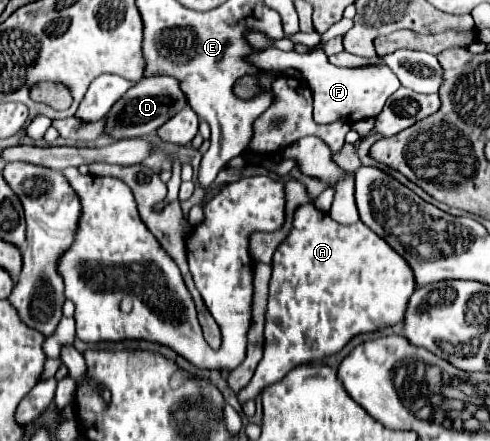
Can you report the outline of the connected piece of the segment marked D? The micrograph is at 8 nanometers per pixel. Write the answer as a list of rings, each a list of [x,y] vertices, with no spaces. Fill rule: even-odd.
[[[159,76],[159,78],[143,78],[137,82],[133,88],[129,88],[109,110],[105,116],[105,128],[103,134],[111,136],[113,140],[123,140],[123,138],[139,138],[155,132],[167,118],[175,116],[179,110],[187,106],[187,100],[183,98],[183,92],[179,90],[179,82],[175,82],[169,76]]]

